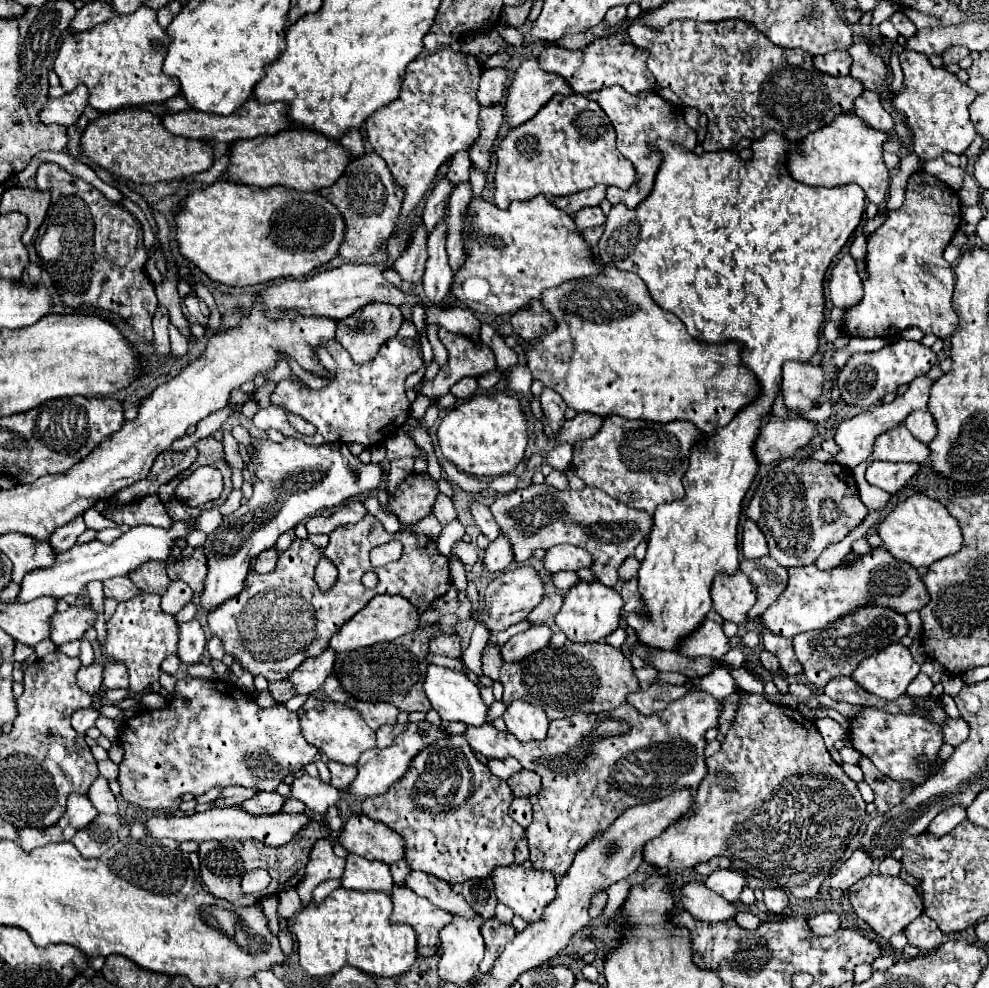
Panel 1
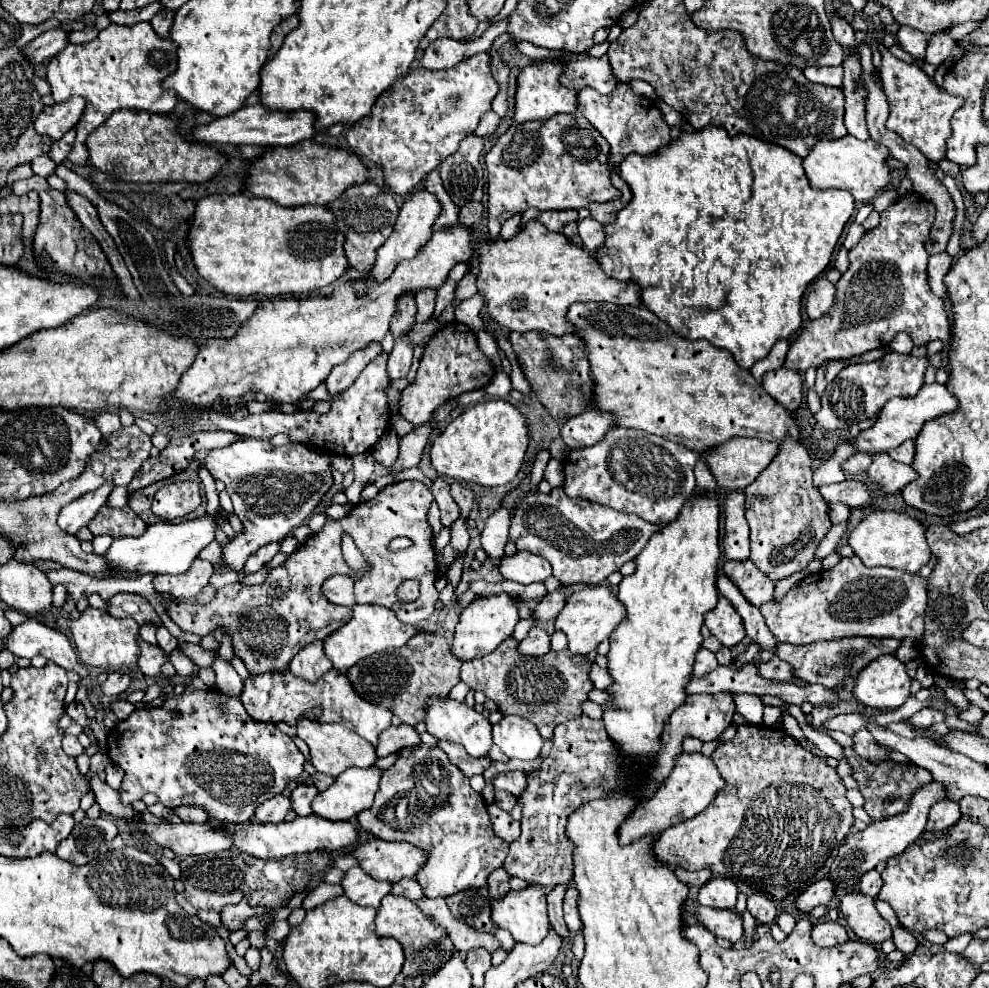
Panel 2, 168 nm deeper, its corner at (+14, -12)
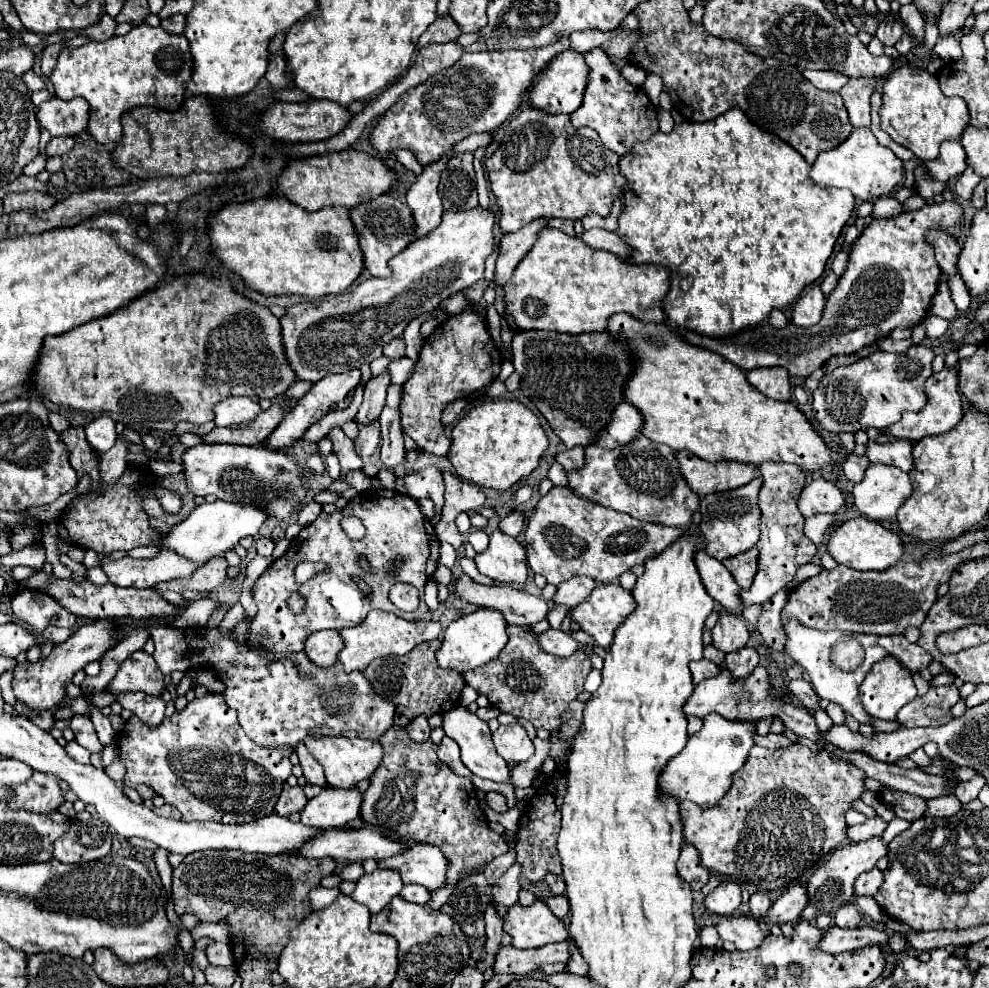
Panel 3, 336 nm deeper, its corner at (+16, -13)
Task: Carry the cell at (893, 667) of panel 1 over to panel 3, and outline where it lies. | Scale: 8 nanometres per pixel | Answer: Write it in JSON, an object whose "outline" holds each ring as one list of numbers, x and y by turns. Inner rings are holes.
{"outline":[[886,657,874,665,860,685,860,701,864,709,884,721,894,721,896,713,916,697,912,675,898,665,894,657]]}

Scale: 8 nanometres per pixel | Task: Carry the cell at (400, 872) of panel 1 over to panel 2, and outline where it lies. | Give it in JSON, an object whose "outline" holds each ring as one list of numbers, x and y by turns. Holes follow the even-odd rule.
{"outline":[[400,880,396,884,392,884,392,894,398,894,402,898,408,898,412,902,416,900,422,900,424,898,424,892,422,892,422,886,416,882,416,880]]}

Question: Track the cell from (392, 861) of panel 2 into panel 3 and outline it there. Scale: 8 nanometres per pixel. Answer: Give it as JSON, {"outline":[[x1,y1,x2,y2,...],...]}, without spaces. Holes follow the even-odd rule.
{"outline":[[416,843,408,853,400,853,386,861,378,861,378,869,396,869,404,881,424,885,428,891,444,887,448,859,444,859,440,847]]}

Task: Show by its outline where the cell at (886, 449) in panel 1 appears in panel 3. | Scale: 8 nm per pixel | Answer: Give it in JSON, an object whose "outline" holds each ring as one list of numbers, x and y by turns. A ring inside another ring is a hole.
{"outline":[[870,465,860,483,854,485,854,505,866,517,894,519,898,507,910,497,912,483,908,473,894,465]]}

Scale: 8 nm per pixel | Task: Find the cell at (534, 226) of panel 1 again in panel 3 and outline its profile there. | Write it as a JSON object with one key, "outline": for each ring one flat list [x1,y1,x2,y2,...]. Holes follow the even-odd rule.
{"outline":[[542,229,536,243,524,255,520,265,514,269,510,281,504,285,504,305,514,317,518,329,544,329,558,333,590,333,604,331,606,319,614,313,630,313,642,321,662,323,662,299,670,289,668,271,662,265,632,265,620,261,616,255,606,251,590,249,580,237,570,237,558,229]]}

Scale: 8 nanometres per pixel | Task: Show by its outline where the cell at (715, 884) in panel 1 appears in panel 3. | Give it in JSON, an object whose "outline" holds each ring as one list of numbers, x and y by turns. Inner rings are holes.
{"outline":[[722,881,704,897,704,905,710,913,732,915,740,907,740,887,734,881]]}

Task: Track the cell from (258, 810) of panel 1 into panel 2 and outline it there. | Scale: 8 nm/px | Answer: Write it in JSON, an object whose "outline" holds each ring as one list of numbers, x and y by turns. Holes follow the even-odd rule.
{"outline":[[274,796,270,800,266,800,266,804,262,804,258,808,258,812,254,814,254,820,258,822,282,822,284,816,292,810,292,800,290,796]]}

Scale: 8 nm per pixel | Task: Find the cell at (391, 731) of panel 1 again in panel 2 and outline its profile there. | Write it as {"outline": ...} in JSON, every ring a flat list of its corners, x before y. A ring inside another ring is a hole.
{"outline":[[400,724,400,726,390,726,386,732,382,732,380,742,376,746,376,754,378,758,388,756,388,754,396,754,400,748,406,746,414,746,420,742,420,734,408,726,408,724]]}

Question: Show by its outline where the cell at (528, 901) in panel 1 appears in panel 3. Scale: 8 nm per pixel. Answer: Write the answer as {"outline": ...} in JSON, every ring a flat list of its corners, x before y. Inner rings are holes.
{"outline":[[534,901,528,907,520,903,508,907,504,915,504,931,512,937,512,945,518,949,532,949,568,939,564,923,554,917,544,901]]}

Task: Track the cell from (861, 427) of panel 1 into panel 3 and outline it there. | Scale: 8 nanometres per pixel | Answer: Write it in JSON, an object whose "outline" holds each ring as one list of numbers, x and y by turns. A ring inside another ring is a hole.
{"outline":[[942,369,940,373,932,373,926,381,926,397,928,397,928,403,926,407,920,411,920,413,904,413,904,417,900,417,898,423,890,425,882,431,878,429,872,429,872,439,880,437,880,435,892,435,896,439,908,439,908,441,920,441,922,437,928,437,928,435,938,435,938,433,946,433,950,429,954,429,958,425,958,421,962,419,964,411,962,411,962,399,960,399,960,393,958,393,958,375,956,375,956,369]]}

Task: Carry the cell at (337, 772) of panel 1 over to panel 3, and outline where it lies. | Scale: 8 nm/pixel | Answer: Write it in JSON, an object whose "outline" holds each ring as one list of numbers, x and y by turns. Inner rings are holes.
{"outline":[[300,743,296,745,296,753,300,757,300,765,304,769,304,777,308,779,308,783,312,785,320,785,320,787,326,787,326,777,324,777,324,771,320,767,320,763,314,761,314,757,308,753,306,745]]}

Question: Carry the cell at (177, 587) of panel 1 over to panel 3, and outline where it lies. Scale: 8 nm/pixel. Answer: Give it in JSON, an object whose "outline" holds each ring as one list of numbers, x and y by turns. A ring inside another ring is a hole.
{"outline":[[144,649,134,651,116,671,114,679,108,683,106,691,126,693,126,691,144,691,150,695,160,695,164,689,164,675,160,673,152,655]]}

